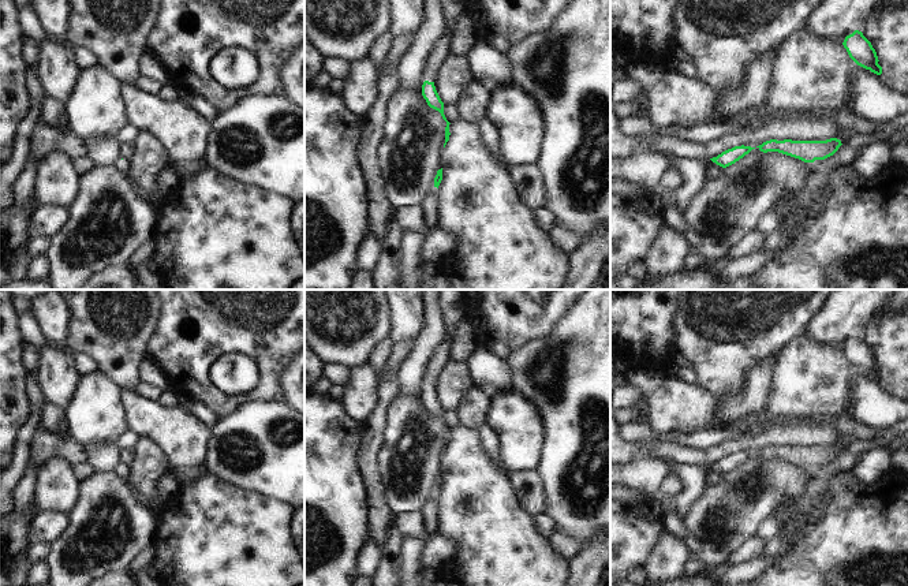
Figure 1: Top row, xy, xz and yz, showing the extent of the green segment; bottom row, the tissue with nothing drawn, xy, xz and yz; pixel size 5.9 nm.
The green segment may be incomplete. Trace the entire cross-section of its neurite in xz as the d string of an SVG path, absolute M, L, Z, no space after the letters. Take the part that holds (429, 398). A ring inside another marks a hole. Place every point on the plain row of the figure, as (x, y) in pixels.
M456 328L451 329L445 340L437 347L434 351L429 365L427 365L427 376L426 376L426 387L422 391L422 402L426 406L427 411L436 417L438 417L442 422L442 425L446 428L445 433L445 449L449 447L449 428L446 426L444 421L444 408L441 407L436 392L434 392L434 385L448 361L451 361L451 339Z

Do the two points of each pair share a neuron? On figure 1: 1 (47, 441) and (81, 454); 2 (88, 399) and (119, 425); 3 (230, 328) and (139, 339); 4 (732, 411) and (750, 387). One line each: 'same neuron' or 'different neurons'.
1: same neuron
2: same neuron
3: different neurons
4: same neuron

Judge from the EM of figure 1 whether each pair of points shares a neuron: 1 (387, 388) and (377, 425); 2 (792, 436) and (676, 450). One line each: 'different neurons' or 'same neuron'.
1: same neuron
2: same neuron

